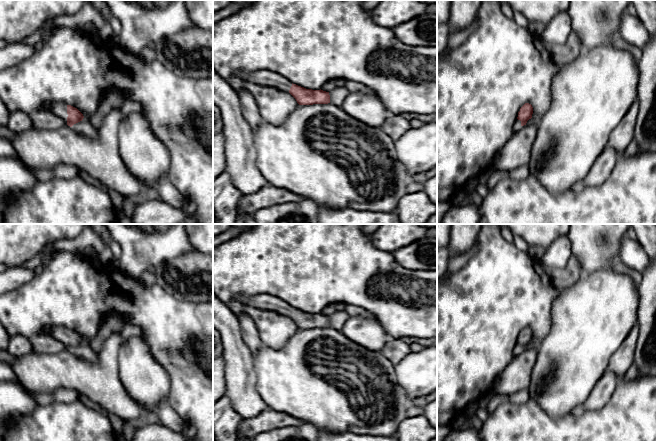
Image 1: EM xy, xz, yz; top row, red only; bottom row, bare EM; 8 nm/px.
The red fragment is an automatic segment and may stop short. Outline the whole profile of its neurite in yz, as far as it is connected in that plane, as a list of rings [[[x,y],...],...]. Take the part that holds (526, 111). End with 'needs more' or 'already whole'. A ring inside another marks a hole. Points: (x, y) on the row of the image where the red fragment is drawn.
[[[525,103],[518,112],[518,117],[514,125],[514,130],[520,129],[526,125],[527,121],[532,118],[533,107],[529,103]]] | needs more

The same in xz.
[[[258,70],[252,73],[240,73],[240,75],[258,85],[272,86],[284,92],[289,92],[299,105],[328,104],[329,92],[312,90],[293,84],[284,76],[269,70]]] | needs more

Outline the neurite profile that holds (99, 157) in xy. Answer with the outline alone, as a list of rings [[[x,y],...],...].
[[[115,109],[103,116],[98,125],[96,138],[77,133],[65,125],[58,129],[38,129],[15,134],[11,141],[19,158],[31,168],[52,169],[60,164],[72,165],[101,182],[104,189],[112,189],[126,198],[139,199],[145,193],[145,186],[126,167],[119,153],[118,130],[121,111]]]

